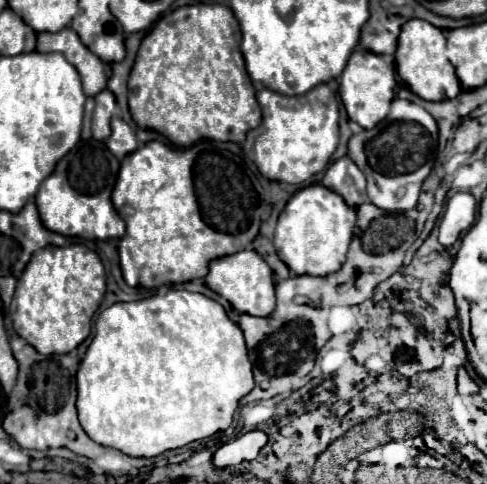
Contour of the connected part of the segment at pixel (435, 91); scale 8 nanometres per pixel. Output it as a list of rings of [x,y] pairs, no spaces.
[[[409,20],[401,28],[399,46],[395,52],[397,74],[423,100],[455,98],[461,92],[461,84],[455,74],[455,68],[445,54],[445,48],[447,48],[446,32],[435,28],[433,24],[429,24],[425,20]]]

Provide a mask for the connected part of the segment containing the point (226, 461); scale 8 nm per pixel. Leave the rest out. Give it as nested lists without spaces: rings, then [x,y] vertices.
[[[253,430],[247,432],[239,438],[235,438],[233,442],[223,444],[215,454],[213,454],[213,464],[217,468],[225,468],[225,466],[235,466],[239,462],[245,460],[253,460],[257,458],[259,450],[267,444],[267,434],[261,430]]]

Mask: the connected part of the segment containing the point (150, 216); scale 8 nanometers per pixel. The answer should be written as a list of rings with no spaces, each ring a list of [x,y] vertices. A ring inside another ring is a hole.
[[[153,140],[123,158],[111,198],[127,224],[127,232],[119,242],[119,260],[129,286],[157,288],[163,282],[183,284],[203,278],[211,260],[245,250],[257,236],[259,220],[253,220],[253,214],[259,198],[251,182],[243,176],[243,170],[217,152],[197,154],[197,146],[173,148]],[[197,200],[207,224],[199,216]]]

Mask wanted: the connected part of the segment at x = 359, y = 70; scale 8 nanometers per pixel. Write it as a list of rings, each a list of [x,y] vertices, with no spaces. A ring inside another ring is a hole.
[[[357,48],[343,74],[341,74],[341,82],[339,82],[339,96],[343,100],[343,106],[349,114],[349,118],[353,122],[357,122],[361,128],[373,128],[379,120],[383,120],[383,116],[387,116],[389,112],[389,104],[395,96],[395,69],[391,66],[387,66],[381,58],[383,56],[389,56],[386,54],[373,54],[365,48]]]

